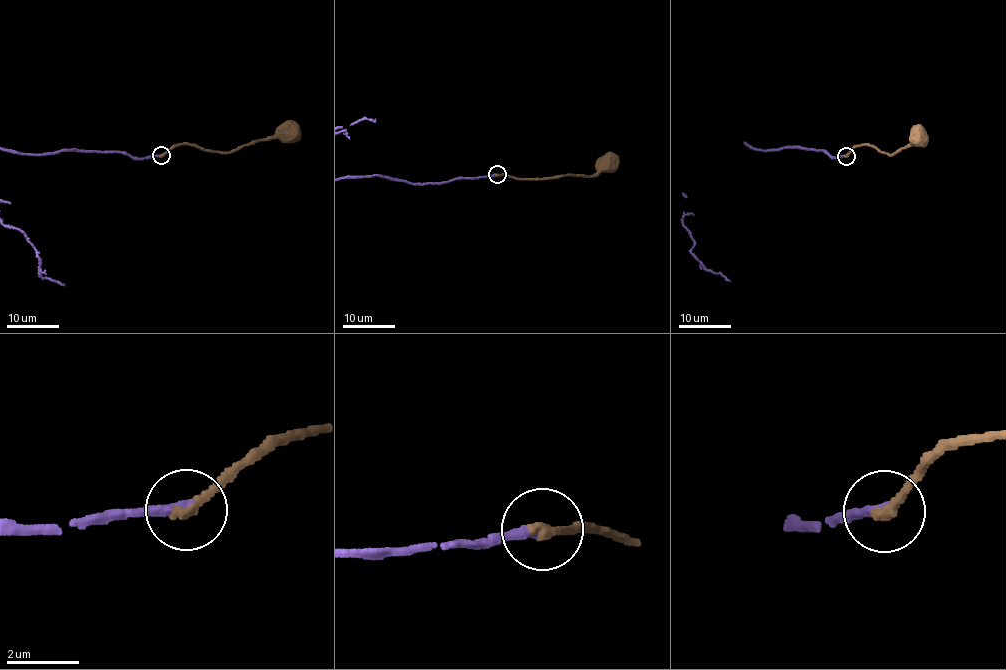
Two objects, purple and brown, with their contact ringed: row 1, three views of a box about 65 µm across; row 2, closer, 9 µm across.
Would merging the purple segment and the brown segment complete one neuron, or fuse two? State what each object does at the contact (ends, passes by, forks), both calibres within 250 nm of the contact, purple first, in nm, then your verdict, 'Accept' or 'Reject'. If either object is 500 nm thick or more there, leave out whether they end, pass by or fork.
At the ring purple ends. At the ring brown ends. Thickness 240 nm (purple) against 340 nm. Accept

